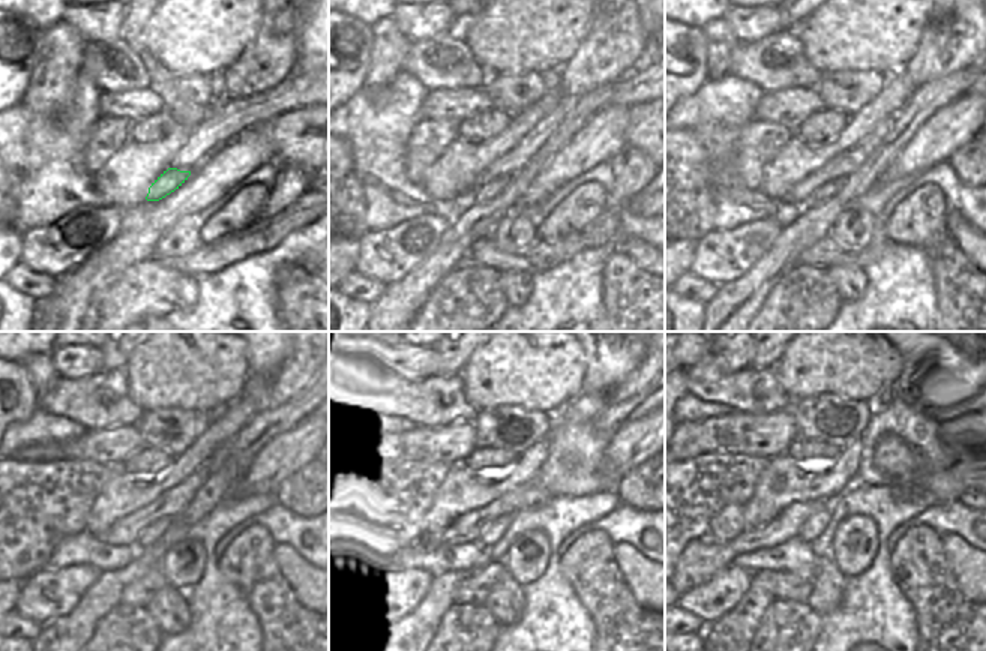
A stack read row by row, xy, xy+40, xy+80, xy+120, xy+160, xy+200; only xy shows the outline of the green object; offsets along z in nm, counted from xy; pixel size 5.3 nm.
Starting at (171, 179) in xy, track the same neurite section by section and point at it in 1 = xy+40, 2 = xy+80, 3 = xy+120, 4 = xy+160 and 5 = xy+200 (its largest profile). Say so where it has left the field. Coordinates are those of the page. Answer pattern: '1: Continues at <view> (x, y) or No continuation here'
1: Continues at xy+40 (483, 192)
2: Continues at xy+80 (824, 192)
3: Continues at xy+120 (153, 533)
4: Continues at xy+160 (488, 536)
5: Continues at xy+200 (817, 524).

